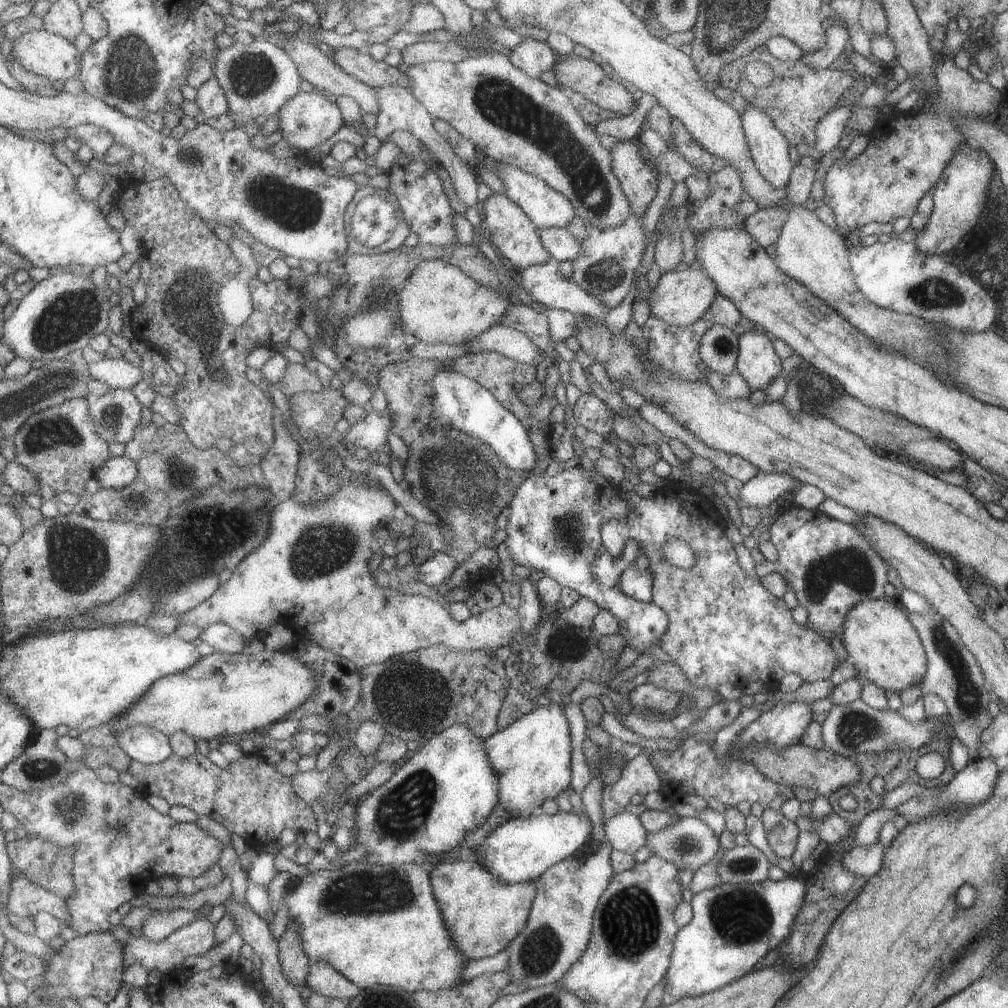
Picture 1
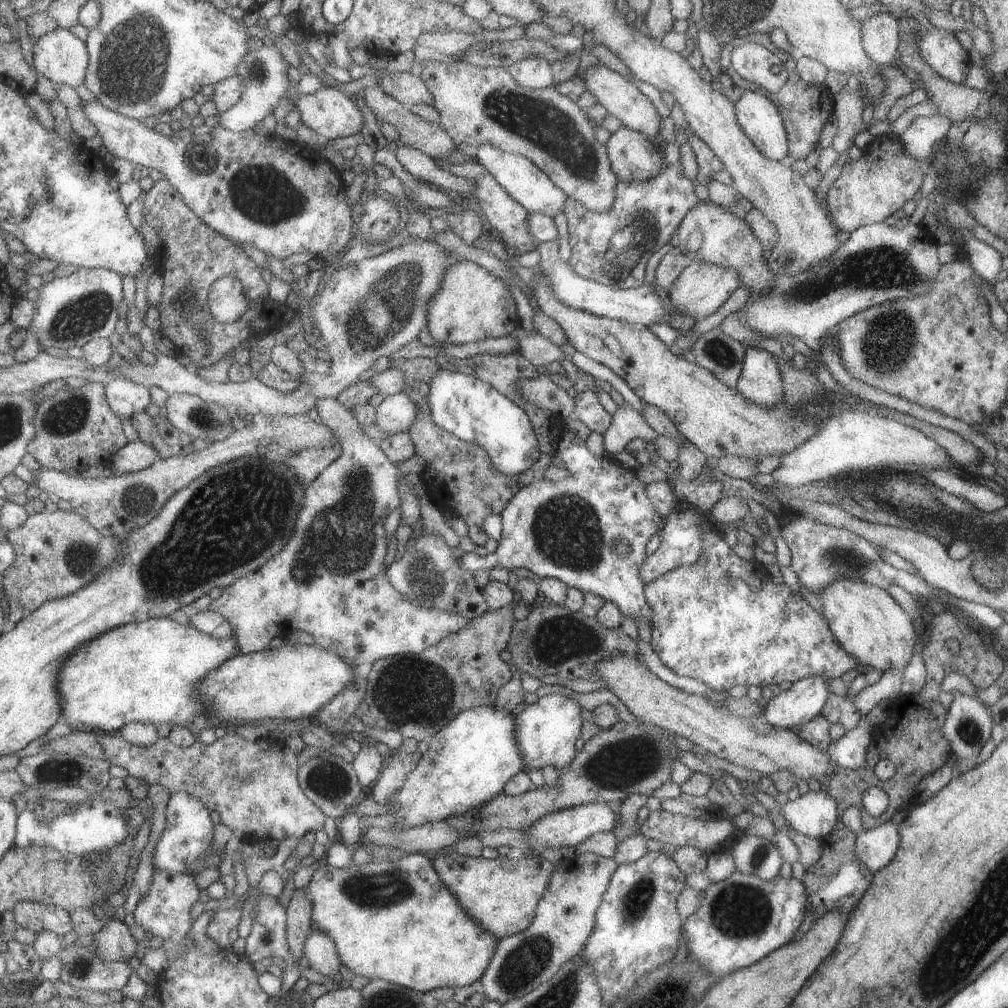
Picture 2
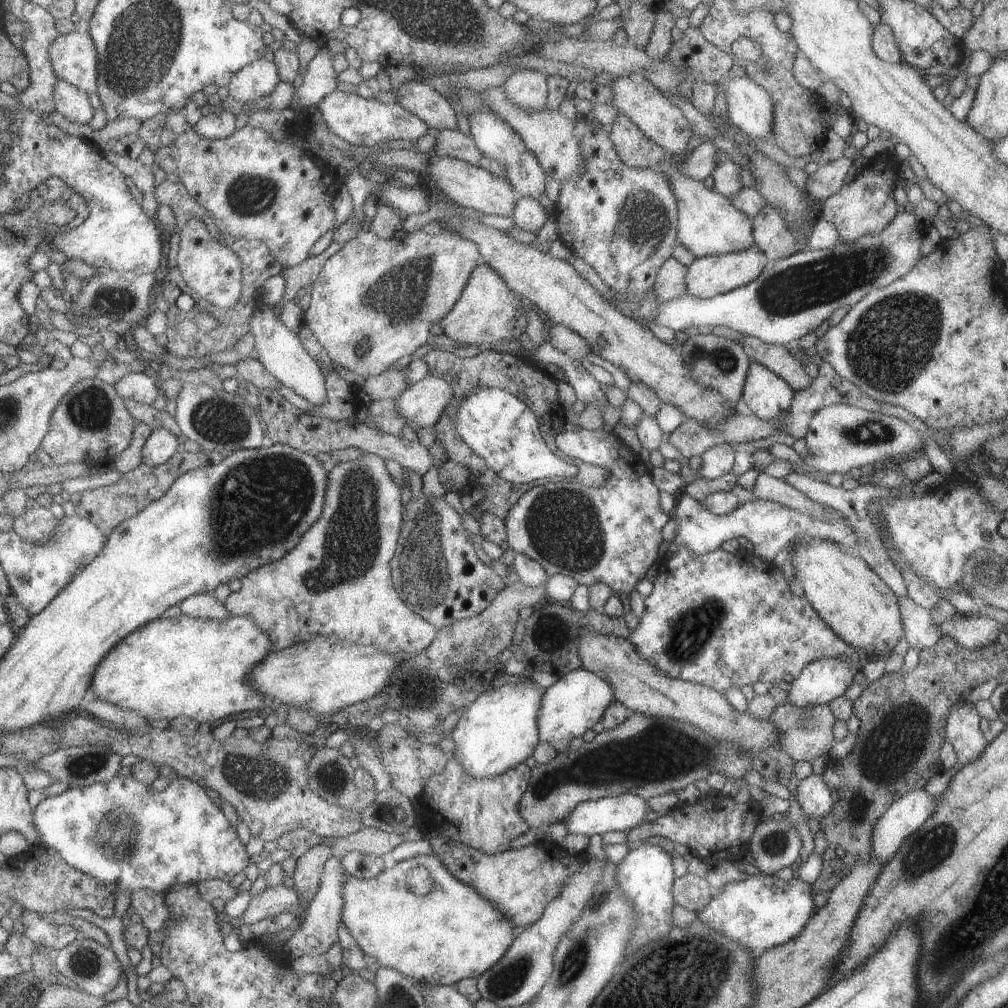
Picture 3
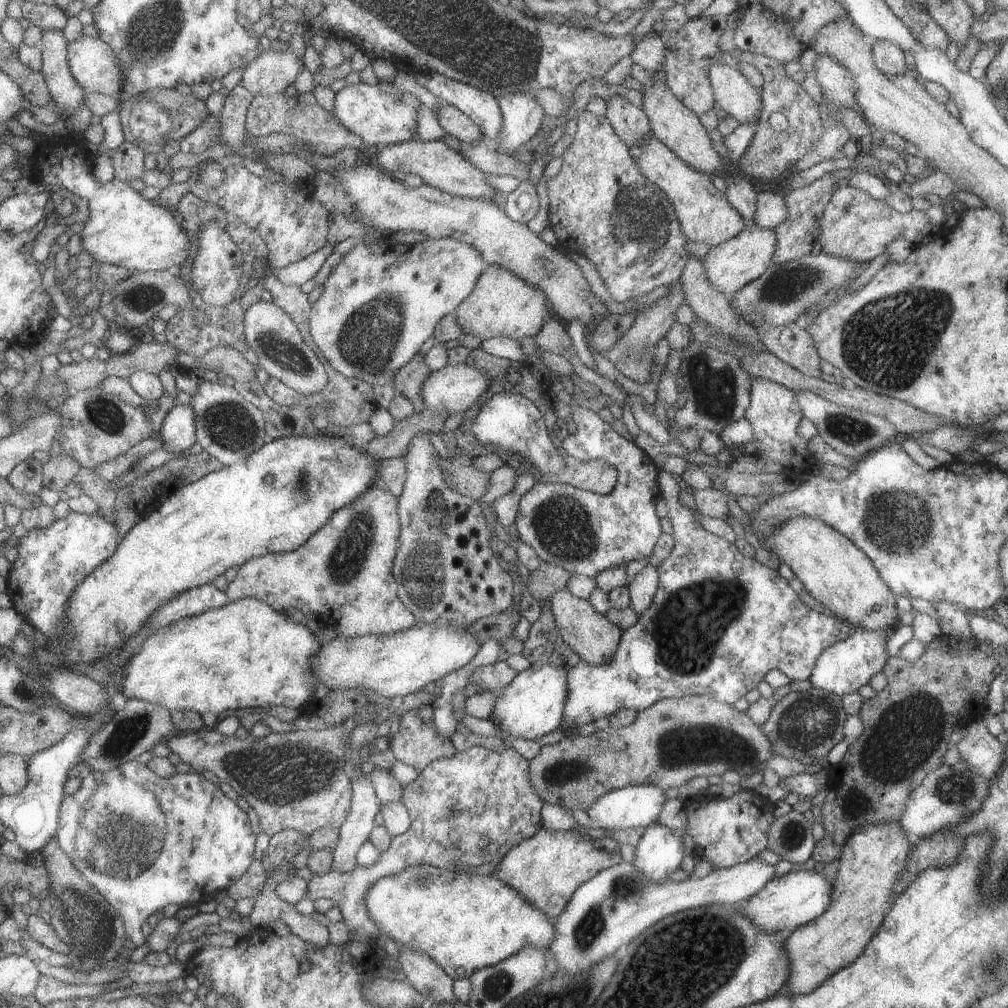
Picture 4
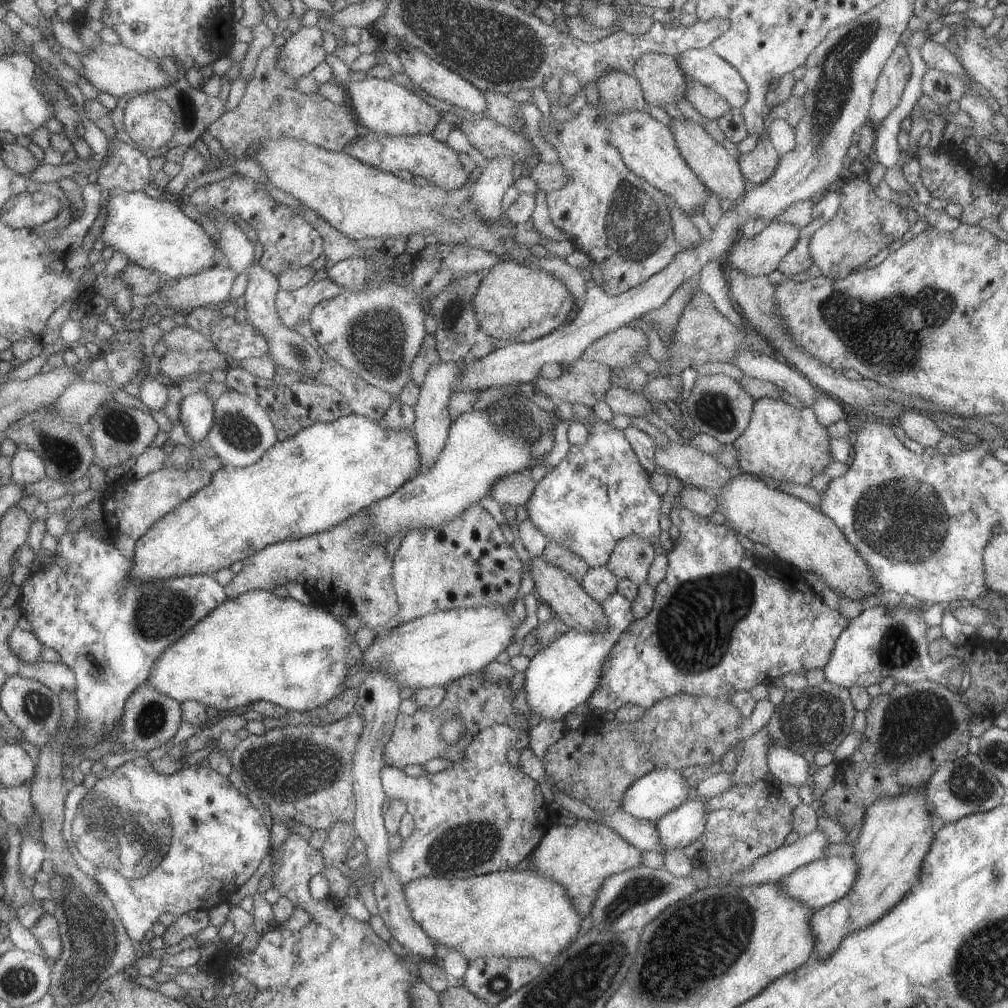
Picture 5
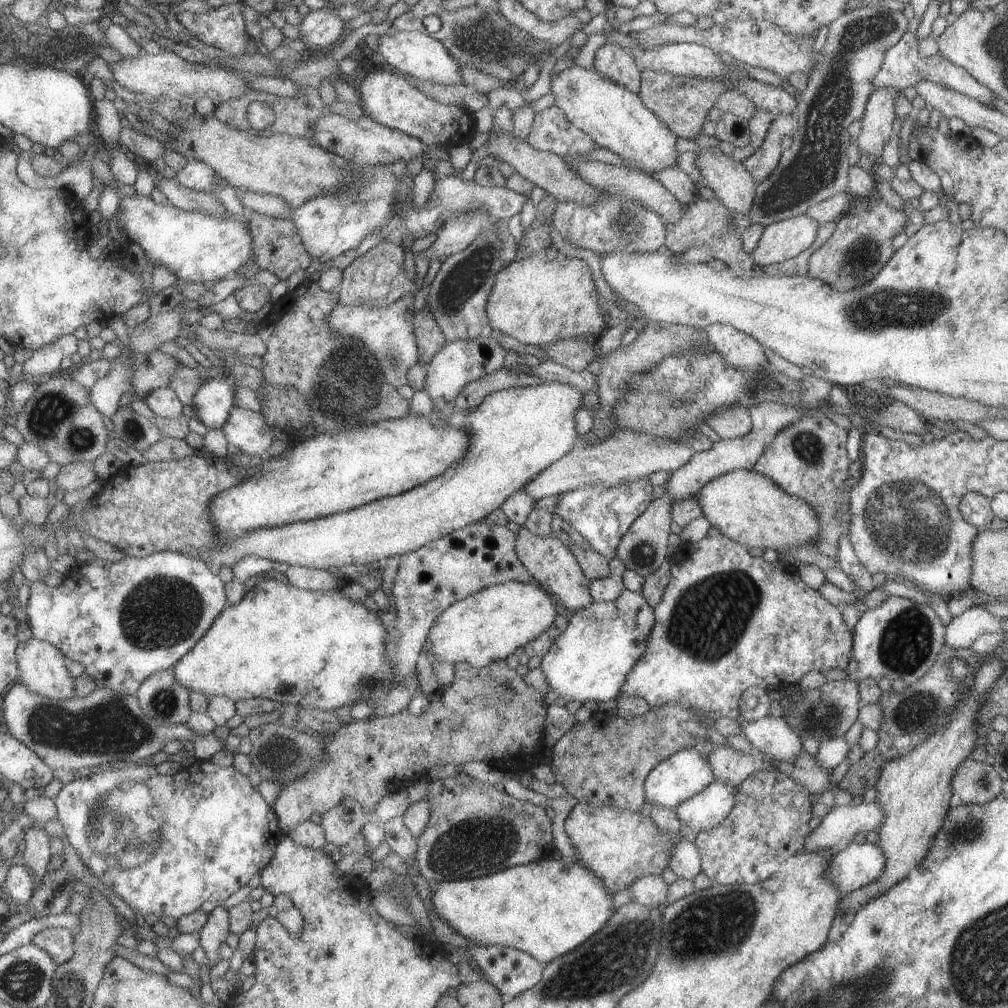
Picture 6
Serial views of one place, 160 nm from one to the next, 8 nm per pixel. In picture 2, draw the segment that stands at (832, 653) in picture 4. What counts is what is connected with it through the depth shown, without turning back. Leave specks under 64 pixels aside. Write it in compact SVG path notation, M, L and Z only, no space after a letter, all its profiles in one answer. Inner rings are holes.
M810 676L792 682L786 691L779 691L768 700L764 710L767 724L793 731L820 714L825 699L831 694L825 679Z

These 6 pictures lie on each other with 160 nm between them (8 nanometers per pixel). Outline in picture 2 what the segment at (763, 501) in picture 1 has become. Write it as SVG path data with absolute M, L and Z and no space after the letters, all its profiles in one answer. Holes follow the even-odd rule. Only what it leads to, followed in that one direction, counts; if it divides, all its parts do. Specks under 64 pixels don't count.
M847 411L834 417L826 416L815 436L793 452L783 453L778 462L770 473L773 483L765 486L771 495L786 492L790 488L801 488L803 484L827 482L831 478L839 478L859 469L954 469L954 464L943 447L921 431L885 417L855 411Z

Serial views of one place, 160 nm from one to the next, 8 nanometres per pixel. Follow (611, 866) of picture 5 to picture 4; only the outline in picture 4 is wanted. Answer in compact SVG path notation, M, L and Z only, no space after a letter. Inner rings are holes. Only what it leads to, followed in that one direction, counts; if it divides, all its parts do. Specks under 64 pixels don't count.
M539 828L534 836L513 846L497 865L492 874L501 882L509 884L527 904L545 912L549 919L556 920L565 910L573 892L587 880L596 876L601 870L619 864L621 854L617 853L617 845L613 840L607 840L607 848L602 848L597 840L581 840L575 834Z

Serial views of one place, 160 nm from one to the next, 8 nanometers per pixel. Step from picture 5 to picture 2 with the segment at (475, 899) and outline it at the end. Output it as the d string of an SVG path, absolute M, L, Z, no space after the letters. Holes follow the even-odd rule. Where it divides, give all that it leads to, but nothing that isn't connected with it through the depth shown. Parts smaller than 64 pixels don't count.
M422 853L399 855L392 860L353 865L348 866L348 868L333 867L320 862L314 866L311 878L302 891L306 900L311 905L310 928L315 931L319 929L322 933L327 933L331 937L342 964L347 970L355 974L356 984L367 982L371 979L381 979L382 981L387 981L418 993L429 992L430 990L443 987L464 987L476 980L480 980L497 942L488 932L485 932L475 921L472 921L464 913L456 898L439 880L439 876L433 870L432 861Z

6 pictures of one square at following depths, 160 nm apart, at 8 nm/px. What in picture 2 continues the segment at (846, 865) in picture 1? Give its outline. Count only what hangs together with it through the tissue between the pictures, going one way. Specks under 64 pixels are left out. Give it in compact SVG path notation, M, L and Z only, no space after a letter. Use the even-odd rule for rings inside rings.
M889 821L868 831L856 834L854 855L872 874L883 868L895 856L899 844L899 831Z

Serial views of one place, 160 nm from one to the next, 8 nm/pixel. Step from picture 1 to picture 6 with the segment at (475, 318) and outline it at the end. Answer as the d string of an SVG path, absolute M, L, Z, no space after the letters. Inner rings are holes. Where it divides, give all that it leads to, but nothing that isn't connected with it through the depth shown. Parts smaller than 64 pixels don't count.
M534 252L525 258L515 258L506 268L497 272L485 311L492 331L507 334L523 345L543 347L554 341L577 338L585 334L599 335L607 329L608 318L599 304L599 297L591 277L591 270L585 261L565 257L562 254L556 259L547 260L542 253Z

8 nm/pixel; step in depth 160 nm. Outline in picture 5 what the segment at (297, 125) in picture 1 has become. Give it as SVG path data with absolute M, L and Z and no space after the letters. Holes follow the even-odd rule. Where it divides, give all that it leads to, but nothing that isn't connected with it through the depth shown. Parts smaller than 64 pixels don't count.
M367 77L361 81L349 82L345 88L348 104L355 112L360 130L373 130L389 136L427 135L433 132L435 125L441 120L441 110L429 106L410 89L391 80Z

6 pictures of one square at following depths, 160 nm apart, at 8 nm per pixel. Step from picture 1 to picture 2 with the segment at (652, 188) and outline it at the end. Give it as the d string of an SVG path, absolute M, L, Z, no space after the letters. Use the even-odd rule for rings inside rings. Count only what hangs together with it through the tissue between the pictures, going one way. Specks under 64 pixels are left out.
M619 127L609 134L606 153L619 181L648 181L665 166L655 146L643 133Z

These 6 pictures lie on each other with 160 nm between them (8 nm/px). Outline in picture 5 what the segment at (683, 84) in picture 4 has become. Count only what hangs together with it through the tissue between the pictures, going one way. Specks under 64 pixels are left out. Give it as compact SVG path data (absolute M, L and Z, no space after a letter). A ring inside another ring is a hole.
M685 77L685 90L687 90L684 98L686 103L690 102L690 106L706 120L716 120L721 114L731 110L731 106L717 92L705 88L695 80L689 80Z

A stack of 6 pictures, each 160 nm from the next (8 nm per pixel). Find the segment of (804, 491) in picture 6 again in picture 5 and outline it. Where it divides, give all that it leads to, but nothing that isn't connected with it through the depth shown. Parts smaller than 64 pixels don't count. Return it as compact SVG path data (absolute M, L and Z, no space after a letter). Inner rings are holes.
M761 398L752 404L745 432L731 445L737 452L735 456L741 471L772 479L777 484L805 486L814 476L823 474L825 466L833 460L828 448L830 440L826 427L817 422L809 407L797 410L783 400Z

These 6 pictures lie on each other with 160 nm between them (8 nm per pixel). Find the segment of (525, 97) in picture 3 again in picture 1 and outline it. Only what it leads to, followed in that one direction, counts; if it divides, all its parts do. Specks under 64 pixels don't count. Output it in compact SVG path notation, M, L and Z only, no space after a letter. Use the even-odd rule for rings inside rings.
M523 37L516 46L510 49L508 59L513 66L522 70L527 76L537 79L542 72L552 69L556 56L557 54L545 41Z

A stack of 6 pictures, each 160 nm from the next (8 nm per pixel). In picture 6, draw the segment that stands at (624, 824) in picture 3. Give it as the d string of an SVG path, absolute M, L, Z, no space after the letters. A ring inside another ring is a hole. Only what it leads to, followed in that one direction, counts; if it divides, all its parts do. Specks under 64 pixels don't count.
M693 746L693 748L681 748L679 752L667 756L655 766L643 784L643 792L645 792L645 802L649 804L657 804L661 808L674 809L683 800L688 800L691 796L698 794L704 790L713 781L713 772L709 766L709 760L701 754L700 749Z

